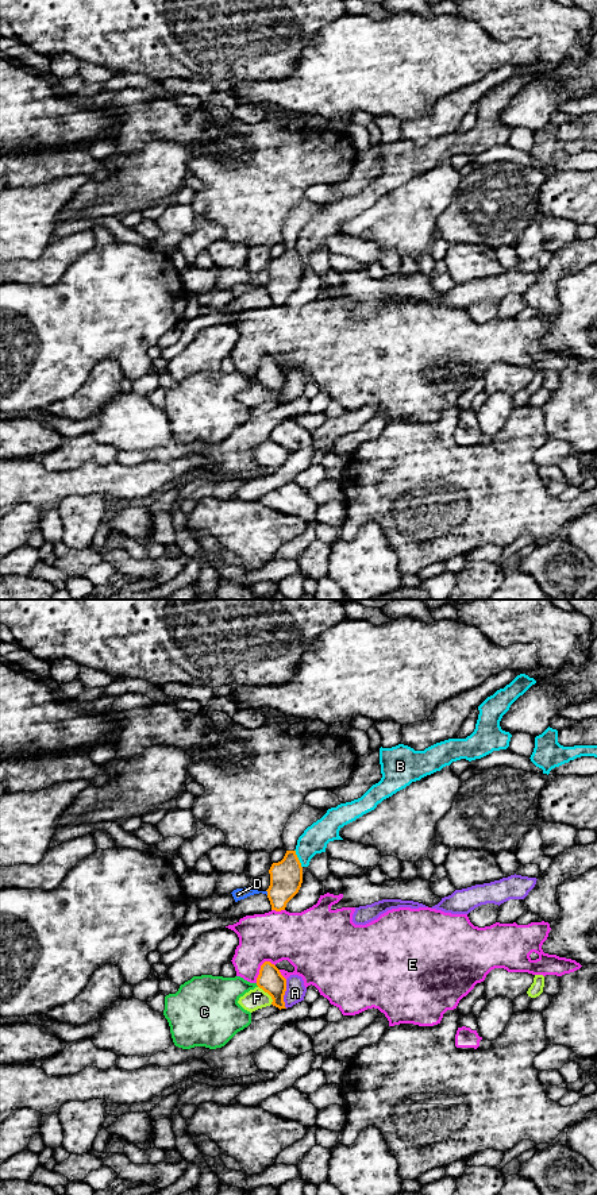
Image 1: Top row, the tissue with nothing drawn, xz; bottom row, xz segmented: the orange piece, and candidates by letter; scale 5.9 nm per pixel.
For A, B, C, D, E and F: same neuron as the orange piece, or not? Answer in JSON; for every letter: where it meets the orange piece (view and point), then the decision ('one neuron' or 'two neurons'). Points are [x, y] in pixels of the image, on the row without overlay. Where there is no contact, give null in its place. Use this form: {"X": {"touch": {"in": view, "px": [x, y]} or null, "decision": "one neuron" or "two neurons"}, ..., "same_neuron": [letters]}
{"A": {"touch": {"in": "xz", "px": [284, 389]}, "decision": "two neurons"}, "B": {"touch": {"in": "xz", "px": [297, 254]}, "decision": "two neurons"}, "C": {"touch": {"in": "xz", "px": [257, 380]}, "decision": "two neurons"}, "D": {"touch": {"in": "xz", "px": [268, 288]}, "decision": "two neurons"}, "E": {"touch": {"in": "xz", "px": [261, 363]}, "decision": "two neurons"}, "F": {"touch": {"in": "xz", "px": [268, 388]}, "decision": "two neurons"}, "same_neuron": []}

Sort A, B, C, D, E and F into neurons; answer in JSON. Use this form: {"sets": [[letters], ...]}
{"sets": [["A"], ["B"], ["C"], ["D"], ["E"], ["F"]]}

